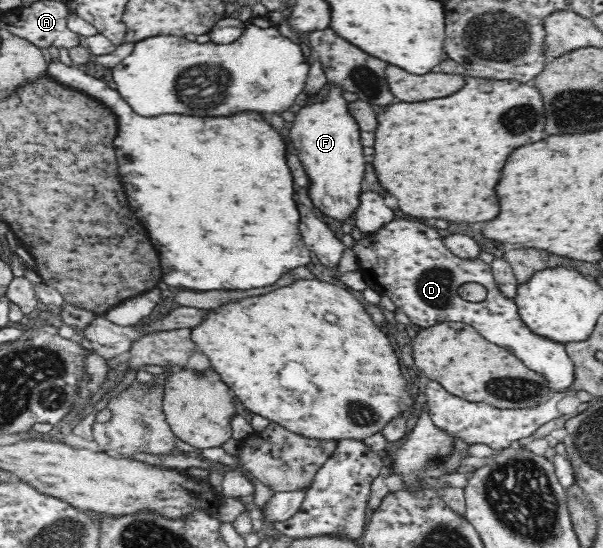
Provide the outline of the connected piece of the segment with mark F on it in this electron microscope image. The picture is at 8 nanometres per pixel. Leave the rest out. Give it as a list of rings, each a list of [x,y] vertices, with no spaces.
[[[327,83],[317,93],[327,98],[304,106],[295,115],[289,129],[289,141],[308,177],[308,196],[314,207],[333,221],[351,221],[361,203],[361,183],[365,175],[363,147],[359,139],[359,126],[347,112],[346,101],[339,87]]]

